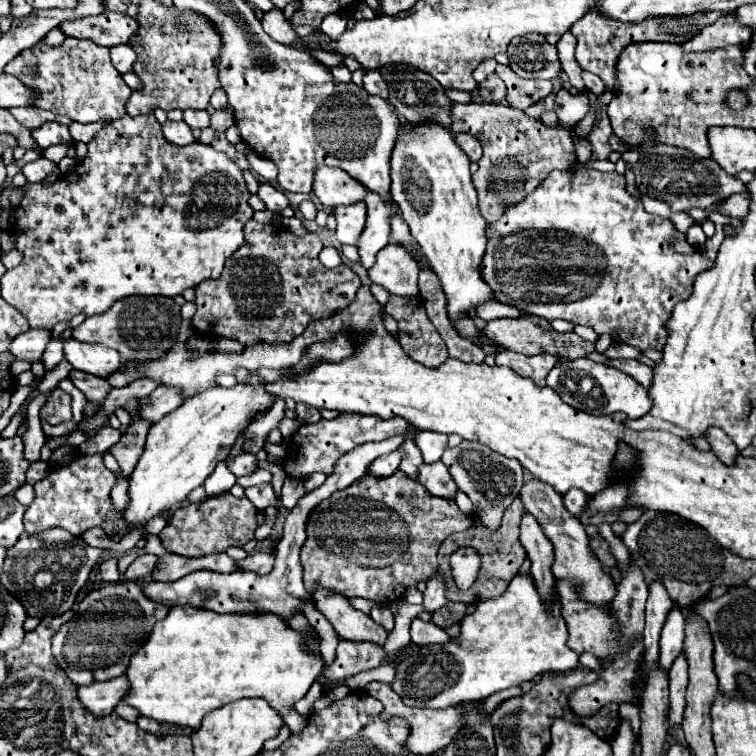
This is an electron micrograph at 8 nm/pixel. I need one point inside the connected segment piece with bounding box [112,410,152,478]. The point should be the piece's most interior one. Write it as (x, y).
(129, 448)

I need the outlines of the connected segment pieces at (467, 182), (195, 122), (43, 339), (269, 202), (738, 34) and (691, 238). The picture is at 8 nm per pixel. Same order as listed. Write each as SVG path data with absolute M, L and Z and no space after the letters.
M436 122L410 126L410 130L400 132L392 152L390 194L442 282L450 320L458 320L472 306L494 300L490 286L480 276L480 260L486 250L486 220L478 210L470 160L454 142L454 134Z
M186 110L184 112L184 122L190 128L206 128L210 120L210 114L206 110Z
M32 328L24 334L20 334L18 338L14 338L10 350L18 360L40 360L46 344L50 342L50 332L52 330L38 330Z
M260 184L258 198L266 204L266 208L268 208L270 212L282 212L284 208L290 206L286 194L280 192L280 190L276 190L276 188L272 188L270 184Z
M726 14L718 18L714 24L706 26L698 36L684 42L682 48L686 52L710 52L726 46L746 46L752 38L750 28L736 22L734 14Z
M694 224L694 226L686 232L686 240L688 240L688 244L690 244L690 246L700 248L700 246L706 242L706 234L702 232L702 228L700 228L698 224Z

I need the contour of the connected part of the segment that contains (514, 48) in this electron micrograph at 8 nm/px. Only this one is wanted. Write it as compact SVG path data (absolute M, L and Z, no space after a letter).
M524 34L522 38L514 38L508 46L508 58L510 58L510 68L522 78L552 80L562 70L560 60L558 60L558 50L556 50L556 46L546 42L544 34L542 36L540 34Z

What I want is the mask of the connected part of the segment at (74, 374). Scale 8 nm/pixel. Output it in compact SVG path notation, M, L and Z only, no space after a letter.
M72 370L70 372L70 380L74 382L74 386L78 390L82 390L82 394L90 400L90 402L104 402L106 394L110 392L110 384L104 378L98 378L94 374L86 374L82 370Z

